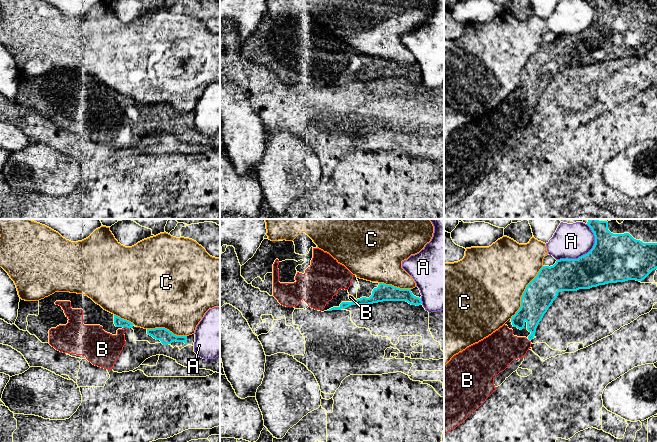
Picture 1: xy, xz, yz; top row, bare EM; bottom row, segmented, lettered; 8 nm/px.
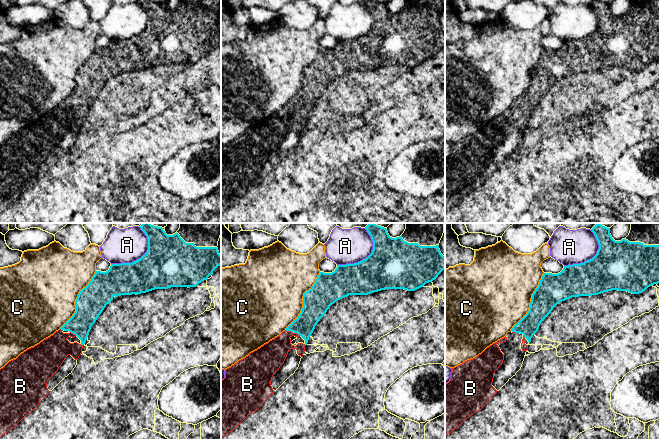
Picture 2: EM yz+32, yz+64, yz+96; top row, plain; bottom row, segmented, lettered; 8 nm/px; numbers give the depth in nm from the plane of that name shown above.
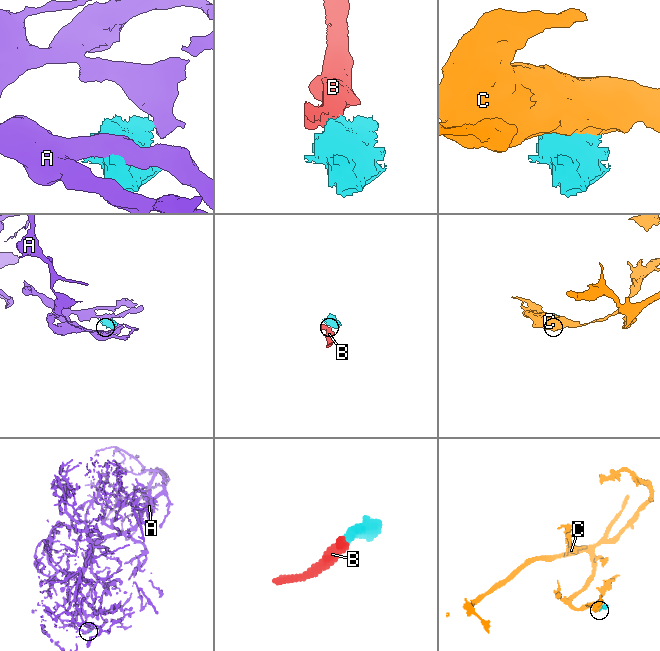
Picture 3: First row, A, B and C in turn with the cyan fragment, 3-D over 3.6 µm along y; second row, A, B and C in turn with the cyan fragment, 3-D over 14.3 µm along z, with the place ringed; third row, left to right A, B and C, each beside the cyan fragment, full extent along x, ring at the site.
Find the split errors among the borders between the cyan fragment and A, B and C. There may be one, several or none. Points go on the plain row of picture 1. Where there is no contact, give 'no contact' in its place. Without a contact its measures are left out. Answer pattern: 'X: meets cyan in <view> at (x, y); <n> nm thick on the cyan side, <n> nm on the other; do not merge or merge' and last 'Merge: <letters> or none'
A: meets cyan in yz at (587, 29); 380 nm thick on the cyan side, 280 nm on the other; do not merge
B: meets cyan in xy at (126, 102); 70 nm thick on the cyan side, 260 nm on the other; merge
C: meets cyan in yz at (524, 68); 240 nm thick on the cyan side, 480 nm on the other; do not merge
Merge: B

